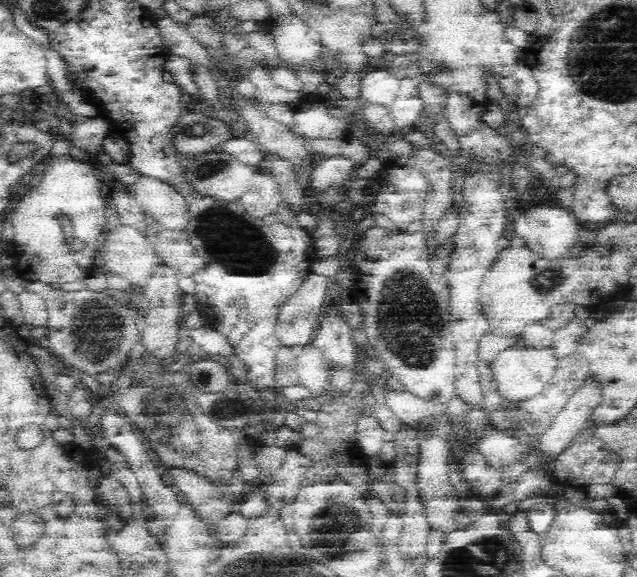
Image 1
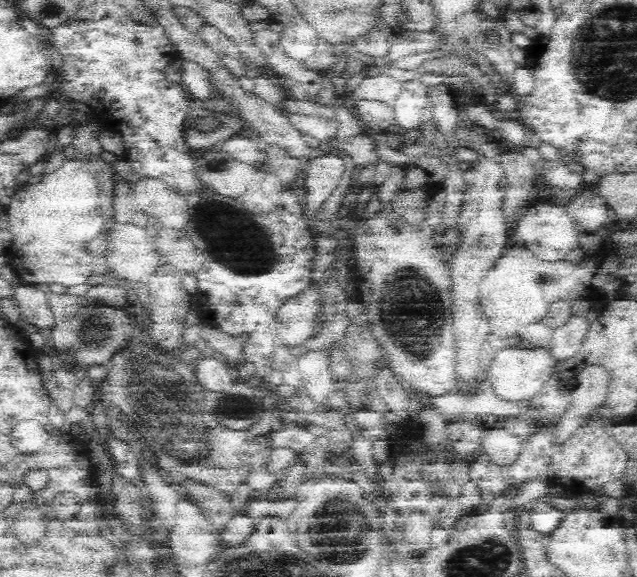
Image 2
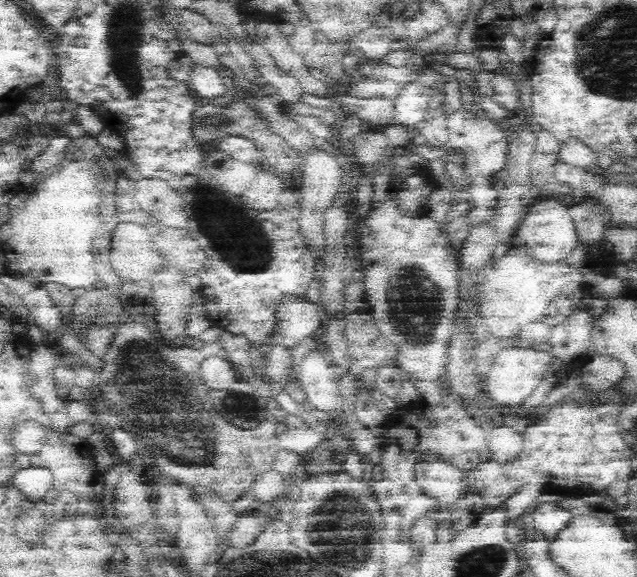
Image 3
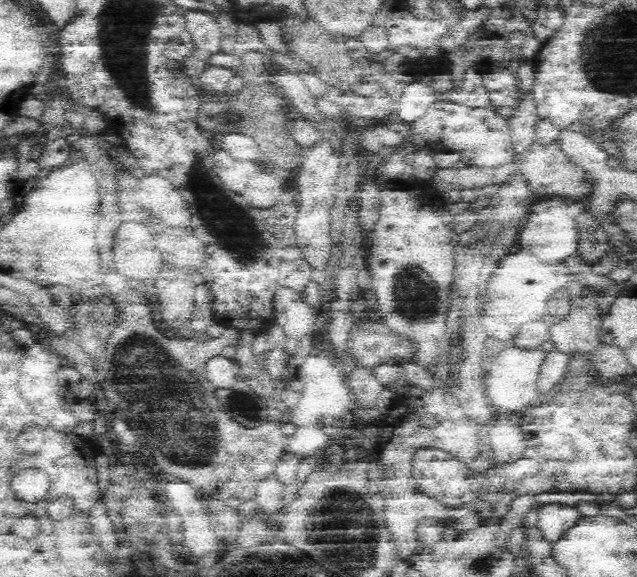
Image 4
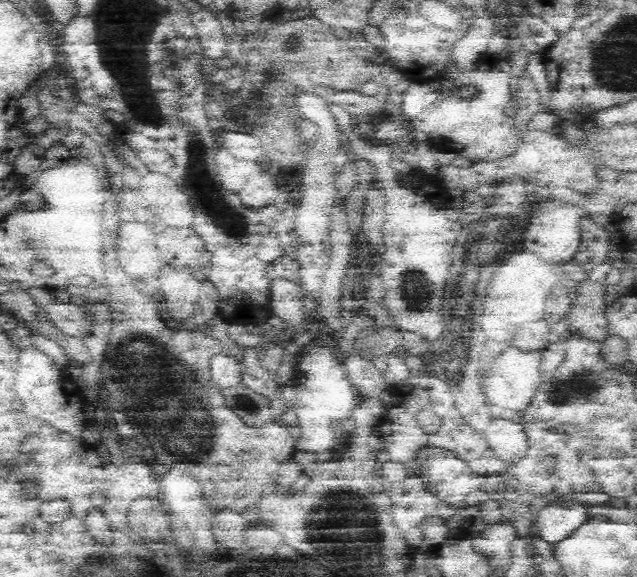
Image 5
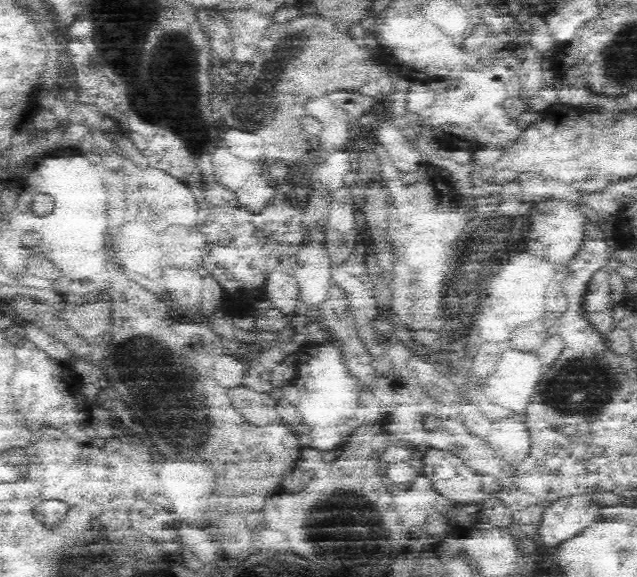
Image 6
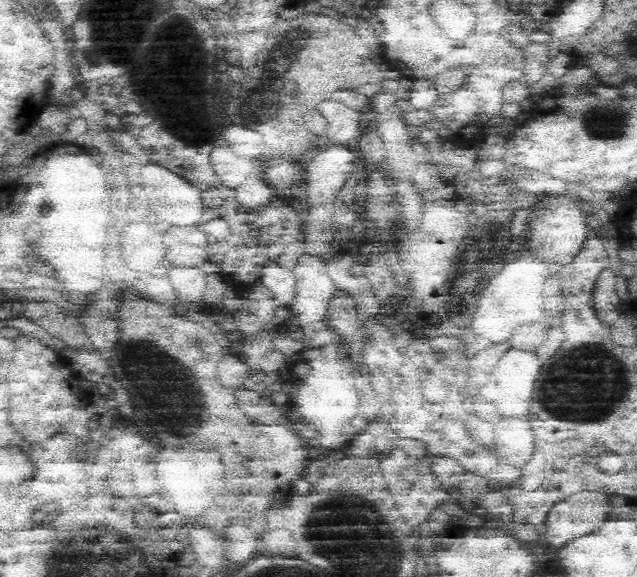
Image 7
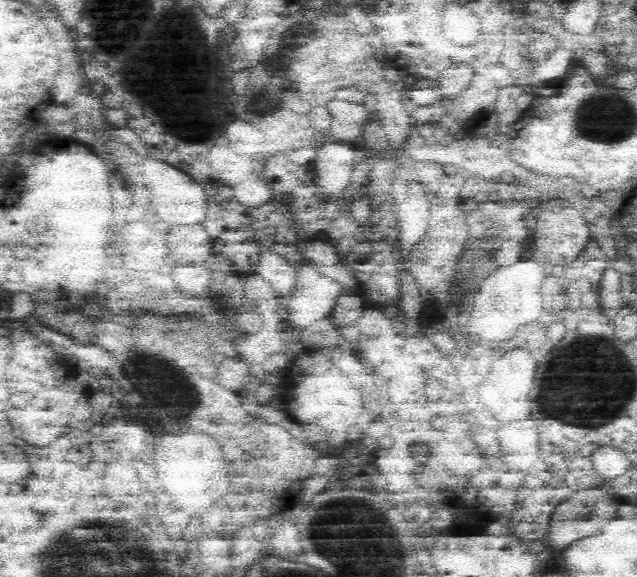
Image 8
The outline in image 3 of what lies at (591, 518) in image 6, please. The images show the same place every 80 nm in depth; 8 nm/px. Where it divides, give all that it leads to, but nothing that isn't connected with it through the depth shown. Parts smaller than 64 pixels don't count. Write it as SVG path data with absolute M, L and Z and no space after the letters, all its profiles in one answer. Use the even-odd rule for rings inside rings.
M552 502L537 503L535 506L538 508L531 510L534 526L551 543L558 536L558 532L566 528L566 524L572 520L573 514Z

